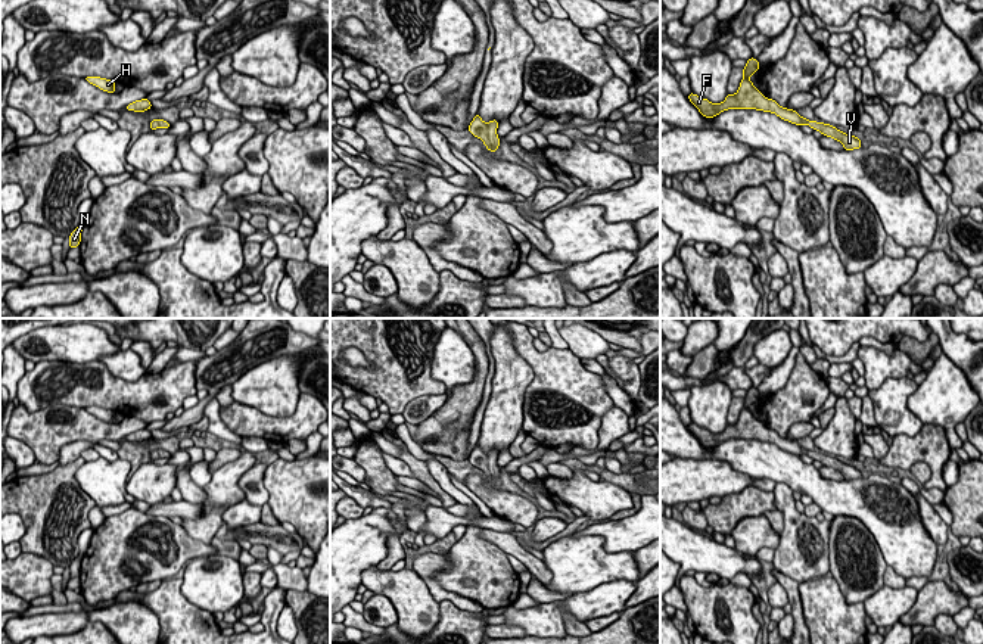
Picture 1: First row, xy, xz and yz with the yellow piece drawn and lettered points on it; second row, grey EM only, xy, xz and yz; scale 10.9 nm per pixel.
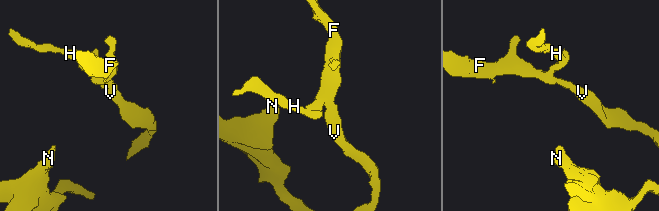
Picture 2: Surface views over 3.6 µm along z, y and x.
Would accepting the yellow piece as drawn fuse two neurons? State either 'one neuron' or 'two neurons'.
one neuron

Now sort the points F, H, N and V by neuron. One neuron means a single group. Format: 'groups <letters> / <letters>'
groups F H N V

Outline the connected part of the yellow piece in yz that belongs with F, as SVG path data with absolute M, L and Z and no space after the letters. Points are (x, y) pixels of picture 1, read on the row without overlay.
M750 388L743 399L743 410L735 424L727 424L722 433L712 433L694 423L690 423L688 430L699 439L704 448L713 448L728 439L756 439L771 442L784 451L796 455L809 455L812 460L819 461L822 466L833 467L840 472L844 480L853 480L862 477L861 470L856 466L846 464L836 457L824 452L809 451L797 444L797 441L780 436L775 430L766 429L749 410L750 405L756 404L760 393L758 389Z

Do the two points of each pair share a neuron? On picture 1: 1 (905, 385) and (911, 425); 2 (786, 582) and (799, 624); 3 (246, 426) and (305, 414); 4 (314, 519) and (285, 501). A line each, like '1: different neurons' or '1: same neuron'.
1: same neuron
2: same neuron
3: same neuron
4: same neuron

